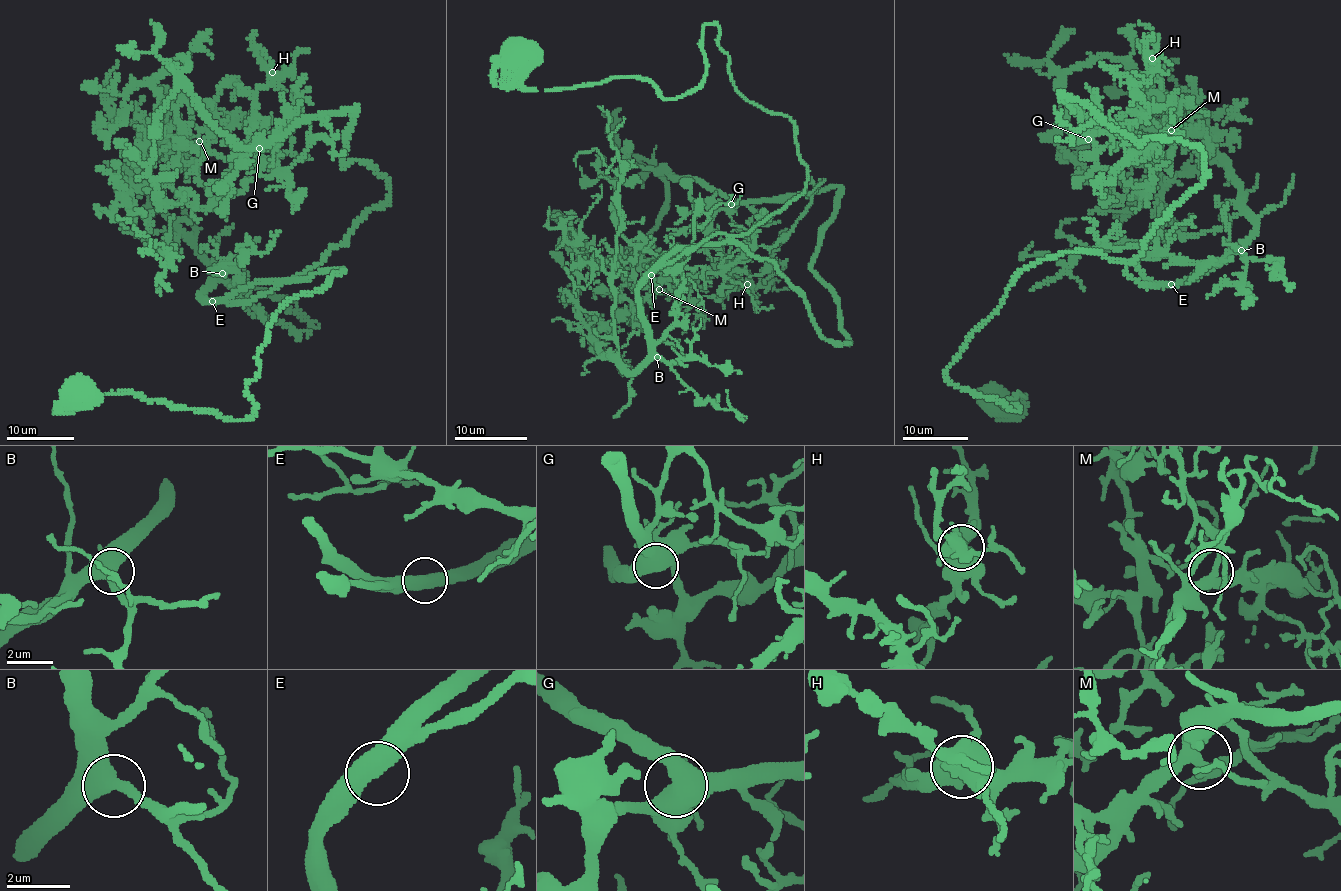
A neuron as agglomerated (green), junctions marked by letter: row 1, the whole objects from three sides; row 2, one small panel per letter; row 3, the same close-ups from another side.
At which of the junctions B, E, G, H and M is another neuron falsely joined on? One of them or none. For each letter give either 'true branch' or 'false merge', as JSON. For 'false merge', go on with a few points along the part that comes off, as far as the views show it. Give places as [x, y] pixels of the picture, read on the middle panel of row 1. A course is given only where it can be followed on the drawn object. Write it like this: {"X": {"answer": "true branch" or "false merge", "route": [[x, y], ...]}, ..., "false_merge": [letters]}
{"B": {"answer": "true branch"}, "E": {"answer": "true branch"}, "G": {"answer": "true branch"}, "H": {"answer": "true branch"}, "M": {"answer": "true branch"}, "false_merge": []}

